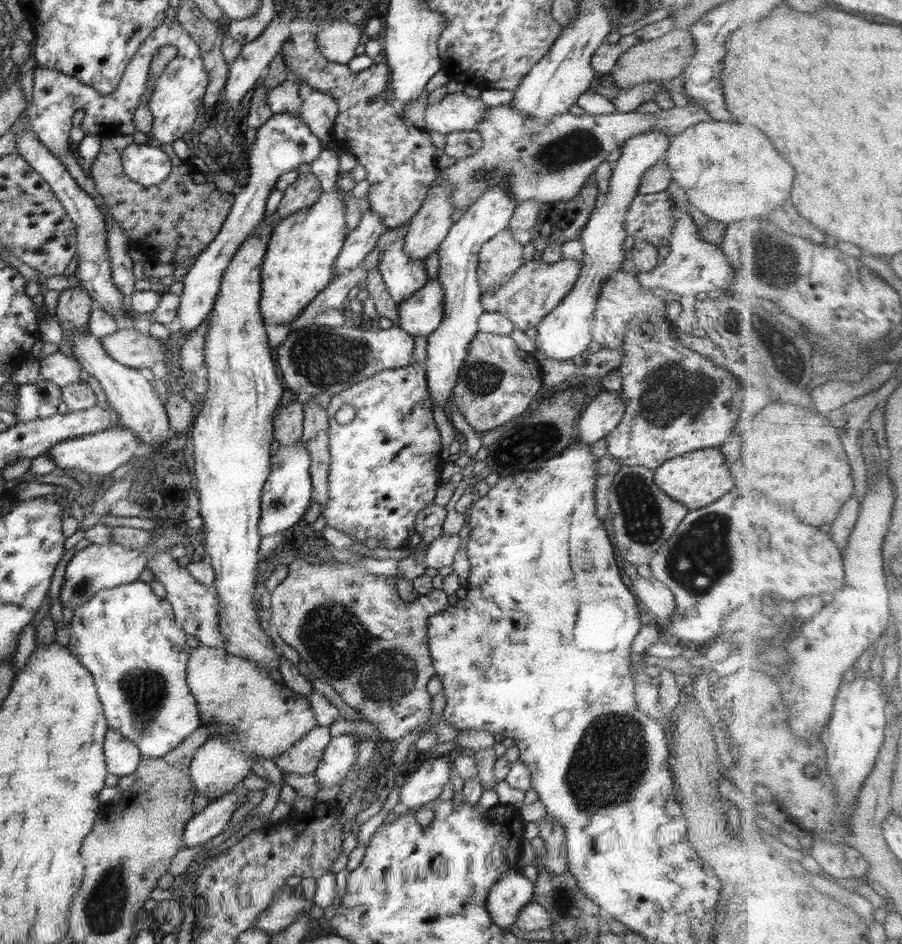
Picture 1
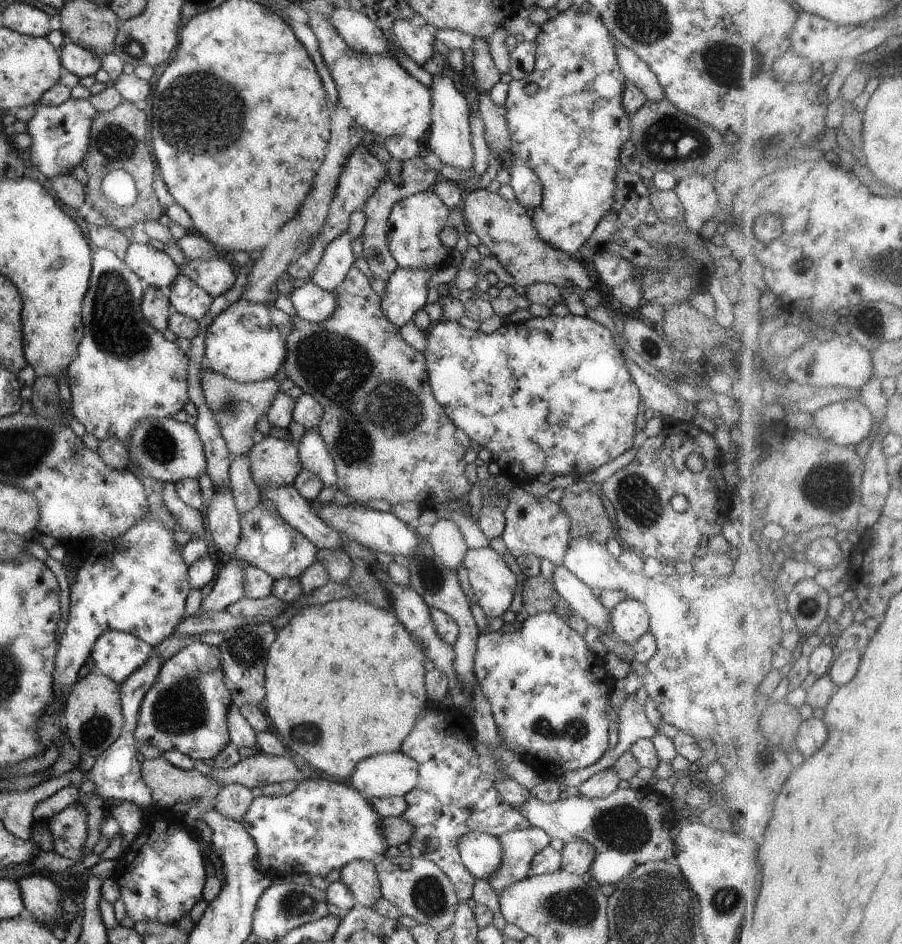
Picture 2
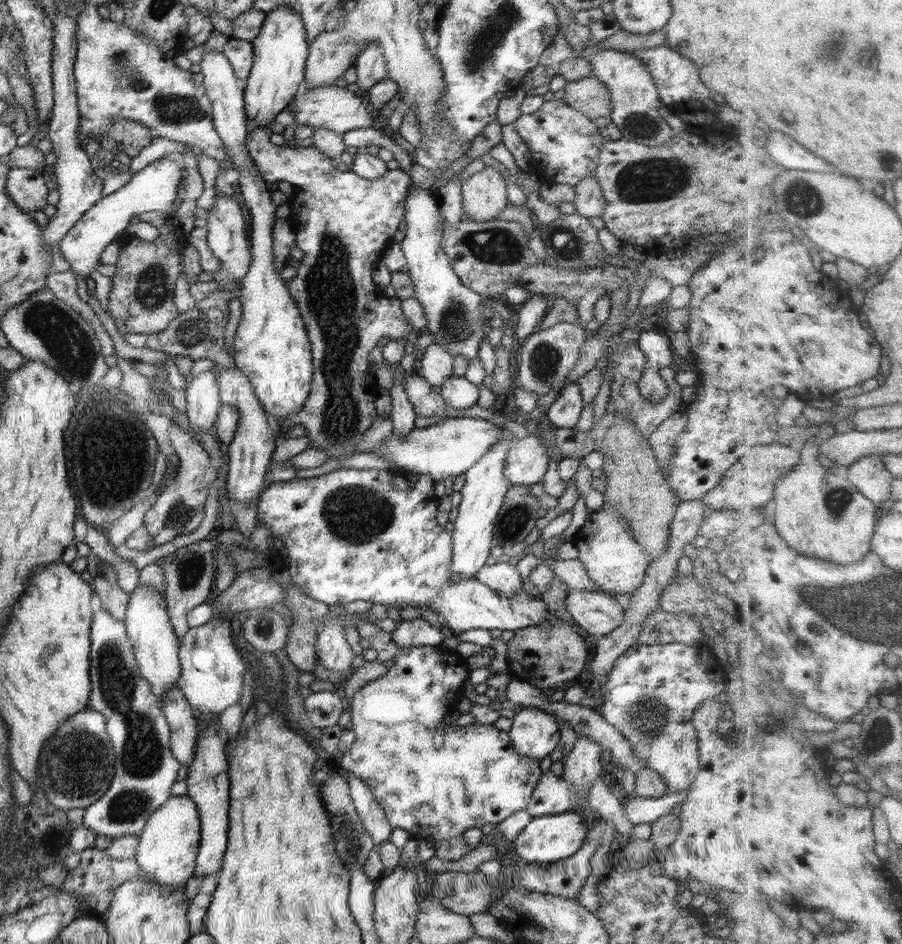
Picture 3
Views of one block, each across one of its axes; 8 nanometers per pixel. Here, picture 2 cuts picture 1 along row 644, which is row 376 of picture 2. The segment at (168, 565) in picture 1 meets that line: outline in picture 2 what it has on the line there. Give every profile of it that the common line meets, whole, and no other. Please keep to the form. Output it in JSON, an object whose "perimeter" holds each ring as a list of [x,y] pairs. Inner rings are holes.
{"perimeter":[[[206,370],[202,375],[201,385],[206,403],[210,410],[213,410],[213,417],[219,424],[219,429],[232,458],[248,456],[251,448],[255,445],[252,441],[252,434],[256,430],[256,421],[263,412],[269,409],[271,402],[276,398],[280,383],[275,379],[266,379],[255,383],[239,383],[212,370]]]}

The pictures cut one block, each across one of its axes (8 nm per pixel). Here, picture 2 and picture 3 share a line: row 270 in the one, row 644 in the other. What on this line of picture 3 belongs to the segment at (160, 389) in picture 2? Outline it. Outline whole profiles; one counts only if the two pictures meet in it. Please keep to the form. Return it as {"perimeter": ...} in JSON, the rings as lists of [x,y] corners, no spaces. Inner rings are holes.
{"perimeter":[[[103,606],[93,614],[89,655],[92,685],[89,708],[106,719],[116,762],[108,791],[84,810],[82,826],[113,840],[122,836],[139,837],[150,816],[172,796],[170,791],[181,762],[171,751],[171,730],[161,701],[137,667],[126,625]]]}

